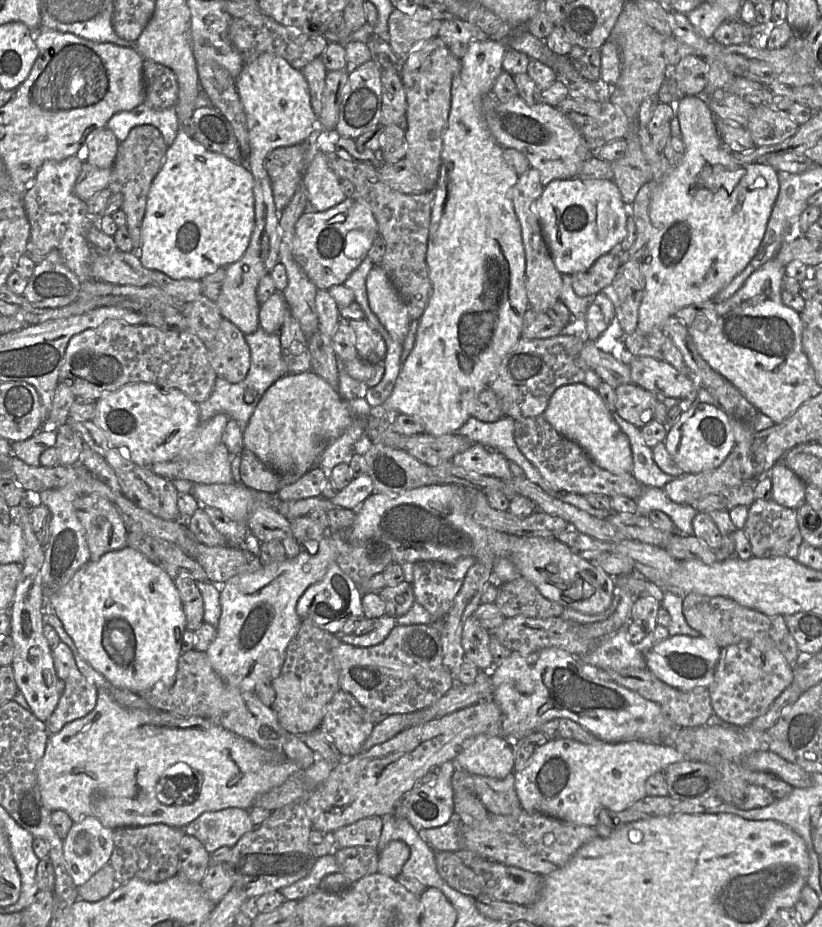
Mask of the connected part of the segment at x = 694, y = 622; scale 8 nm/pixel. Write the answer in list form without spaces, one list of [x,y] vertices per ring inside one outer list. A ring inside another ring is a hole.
[[[690,593],[683,597],[682,610],[690,627],[720,648],[738,644],[742,641],[772,641],[788,664],[793,669],[797,666],[798,648],[782,615],[768,616],[741,606],[732,599],[723,596],[709,597],[696,593]]]

